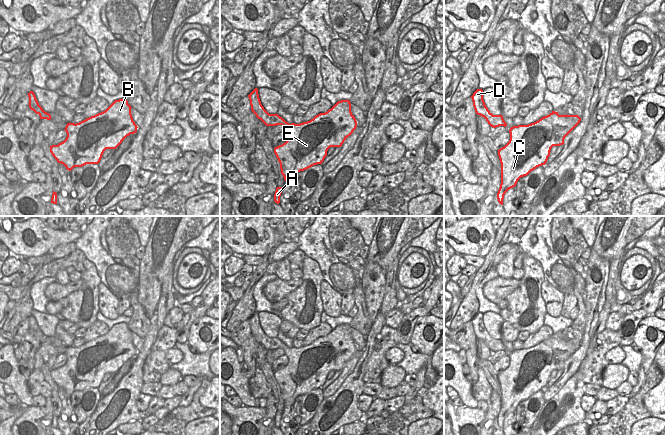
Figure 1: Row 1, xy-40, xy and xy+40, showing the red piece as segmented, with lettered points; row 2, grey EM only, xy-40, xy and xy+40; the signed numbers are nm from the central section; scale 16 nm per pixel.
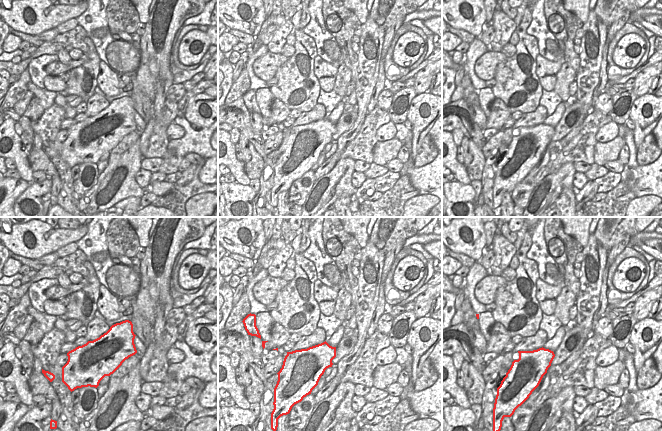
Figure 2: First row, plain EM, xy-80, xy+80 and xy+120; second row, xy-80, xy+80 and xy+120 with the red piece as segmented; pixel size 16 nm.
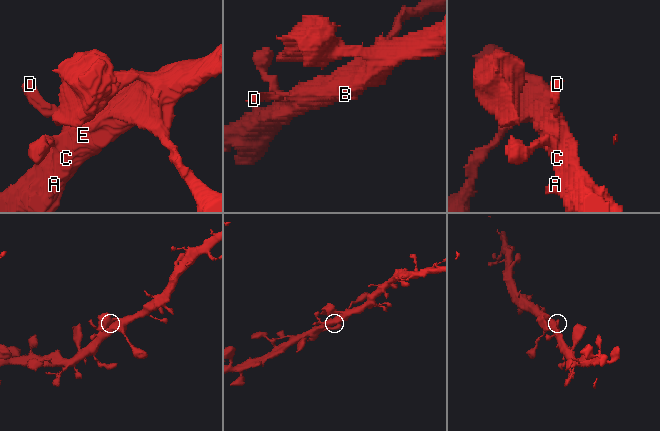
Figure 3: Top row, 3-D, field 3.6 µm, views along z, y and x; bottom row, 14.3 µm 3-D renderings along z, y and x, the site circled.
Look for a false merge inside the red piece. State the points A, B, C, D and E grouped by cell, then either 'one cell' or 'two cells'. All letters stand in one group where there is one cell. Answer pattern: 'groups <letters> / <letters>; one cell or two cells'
groups A B C D E; one cell

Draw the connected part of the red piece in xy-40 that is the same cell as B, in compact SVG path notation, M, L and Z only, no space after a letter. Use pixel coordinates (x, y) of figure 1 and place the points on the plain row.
M119 323L101 337L76 348L67 347L64 353L66 363L58 369L50 370L51 378L69 395L86 388L98 388L106 373L116 373L127 360L137 356L138 351L133 345L131 332L126 323Z

